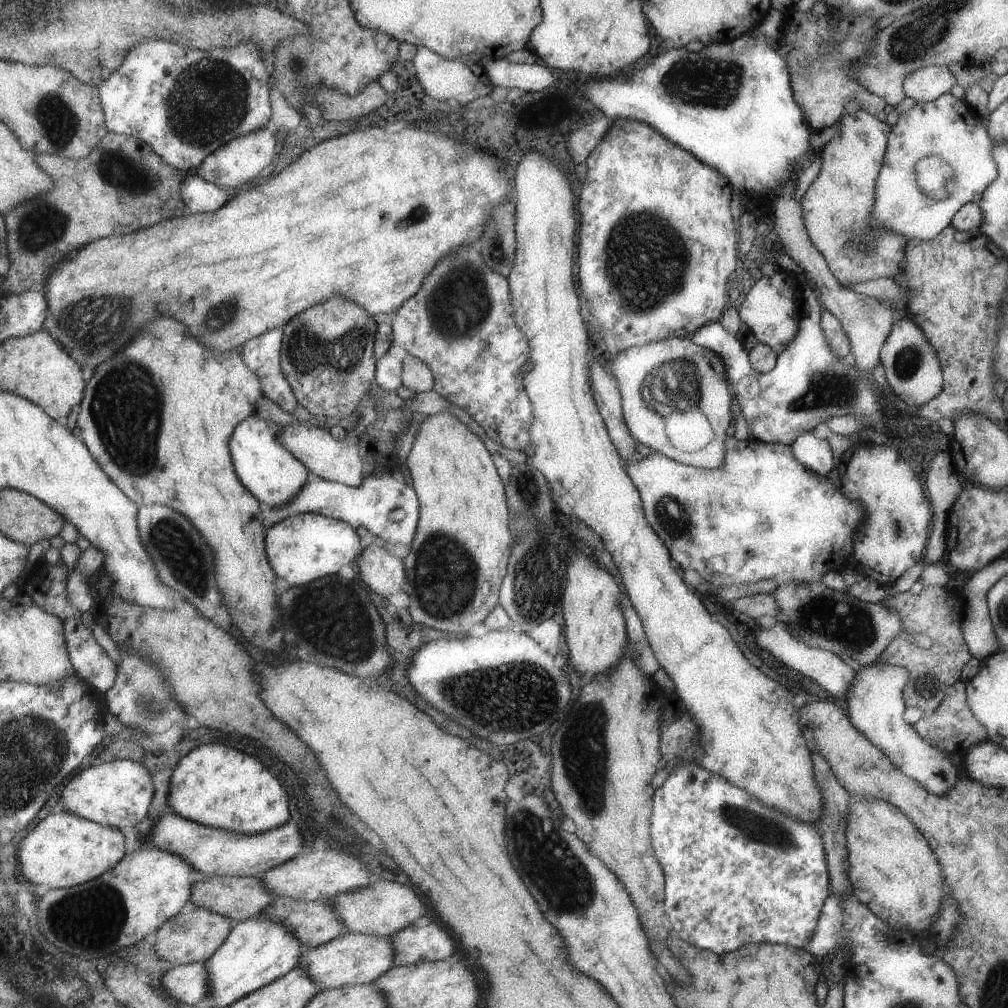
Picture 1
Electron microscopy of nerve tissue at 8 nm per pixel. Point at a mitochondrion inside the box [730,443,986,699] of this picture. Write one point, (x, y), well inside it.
(846, 623)

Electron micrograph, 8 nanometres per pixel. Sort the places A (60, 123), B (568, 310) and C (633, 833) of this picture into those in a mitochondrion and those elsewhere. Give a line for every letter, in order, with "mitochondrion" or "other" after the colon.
A: mitochondrion
B: other
C: other

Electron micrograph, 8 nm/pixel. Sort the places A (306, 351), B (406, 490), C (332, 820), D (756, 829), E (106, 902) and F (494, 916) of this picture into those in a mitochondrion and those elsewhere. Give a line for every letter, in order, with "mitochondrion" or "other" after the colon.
A: mitochondrion
B: other
C: mitochondrion
D: mitochondrion
E: mitochondrion
F: other

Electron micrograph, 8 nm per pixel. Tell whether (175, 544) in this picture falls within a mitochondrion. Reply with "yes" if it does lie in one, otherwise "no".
yes

